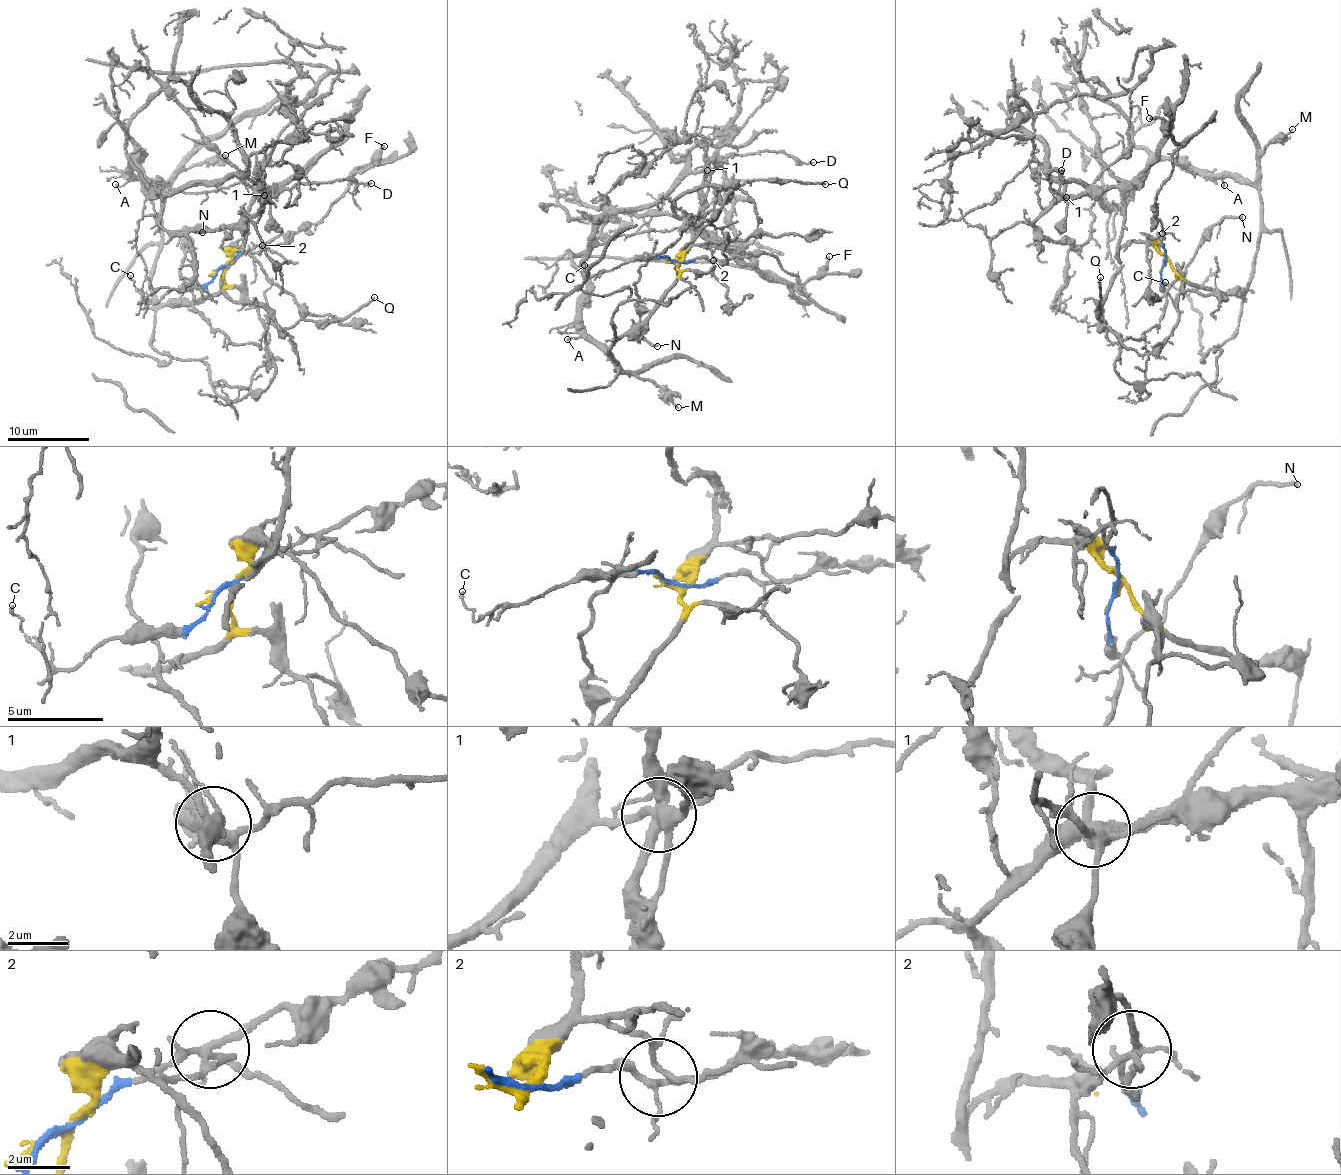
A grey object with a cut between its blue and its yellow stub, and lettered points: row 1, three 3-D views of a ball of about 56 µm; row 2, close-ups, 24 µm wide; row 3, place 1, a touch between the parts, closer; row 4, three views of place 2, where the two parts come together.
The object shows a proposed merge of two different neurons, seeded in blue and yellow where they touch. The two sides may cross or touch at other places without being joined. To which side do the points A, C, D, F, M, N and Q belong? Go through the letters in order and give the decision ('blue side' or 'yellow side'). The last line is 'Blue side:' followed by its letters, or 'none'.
A: yellow side
C: blue side
D: yellow side
F: blue side
M: yellow side
N: blue side
Q: blue side
Blue side: C, F, N, Q

